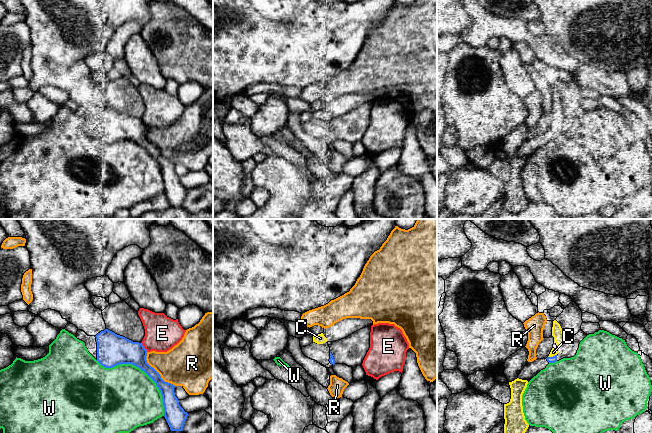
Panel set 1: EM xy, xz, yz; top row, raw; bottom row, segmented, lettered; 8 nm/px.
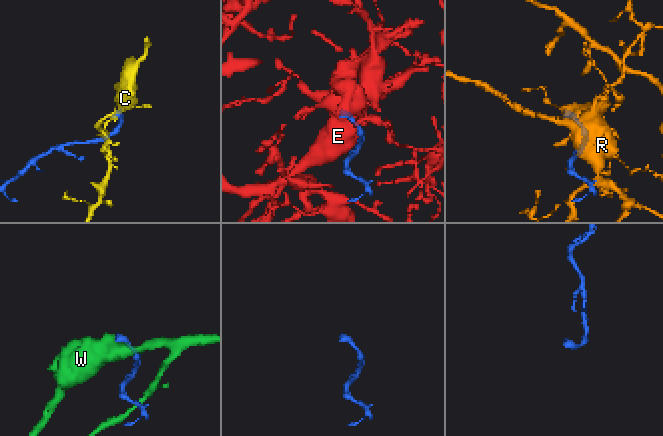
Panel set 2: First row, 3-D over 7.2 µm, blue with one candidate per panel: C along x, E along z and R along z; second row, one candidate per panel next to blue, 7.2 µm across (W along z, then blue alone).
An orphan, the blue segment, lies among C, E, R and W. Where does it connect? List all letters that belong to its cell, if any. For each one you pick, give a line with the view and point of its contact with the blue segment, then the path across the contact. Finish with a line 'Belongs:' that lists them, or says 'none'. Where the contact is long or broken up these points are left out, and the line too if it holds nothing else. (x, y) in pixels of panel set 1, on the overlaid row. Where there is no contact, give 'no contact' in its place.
Belongs: none

